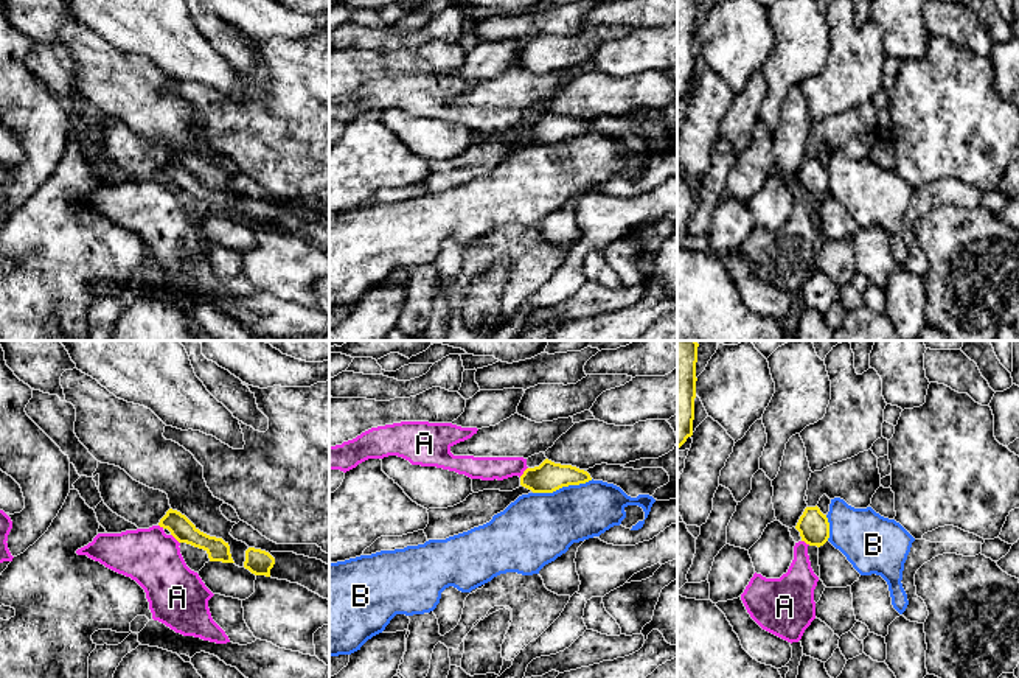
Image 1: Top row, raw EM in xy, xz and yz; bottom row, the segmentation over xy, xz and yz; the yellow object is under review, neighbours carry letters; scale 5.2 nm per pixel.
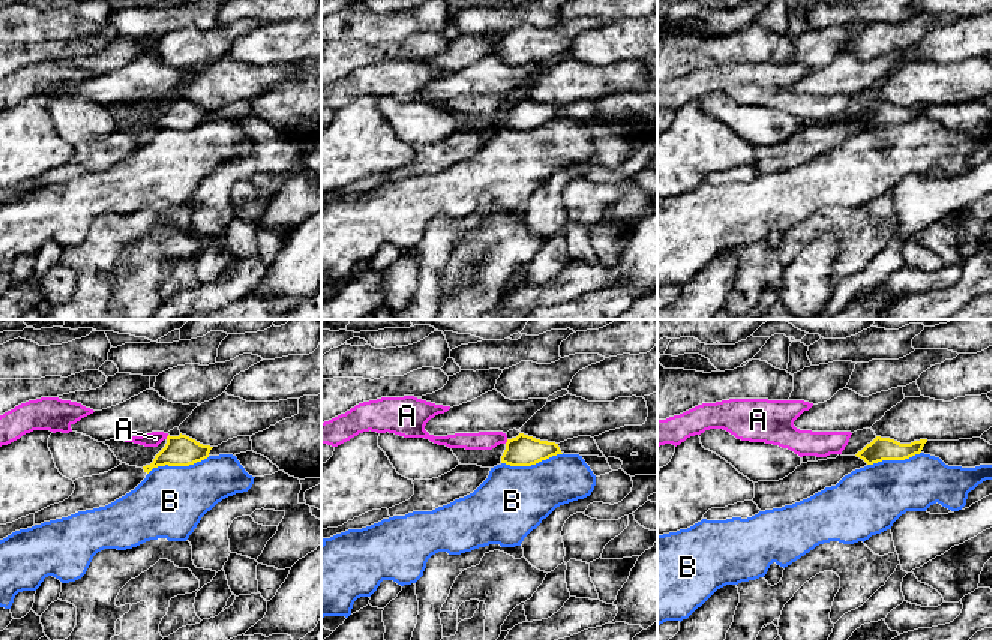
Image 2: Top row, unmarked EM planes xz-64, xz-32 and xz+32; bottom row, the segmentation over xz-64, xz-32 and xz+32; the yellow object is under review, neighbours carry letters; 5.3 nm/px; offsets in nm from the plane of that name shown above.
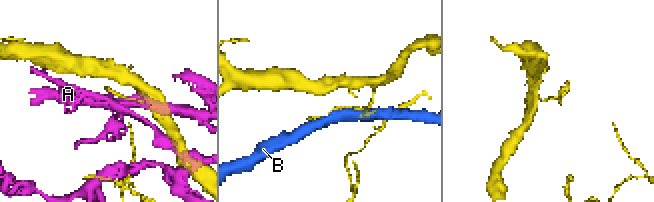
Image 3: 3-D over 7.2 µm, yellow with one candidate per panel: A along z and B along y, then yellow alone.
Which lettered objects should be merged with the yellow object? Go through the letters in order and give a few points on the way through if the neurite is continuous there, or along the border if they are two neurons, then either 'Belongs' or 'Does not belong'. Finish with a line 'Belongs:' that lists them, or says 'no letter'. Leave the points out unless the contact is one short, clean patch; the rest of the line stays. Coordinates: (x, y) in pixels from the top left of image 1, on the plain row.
A: Does not belong
B: Does not belong
Belongs: no letter

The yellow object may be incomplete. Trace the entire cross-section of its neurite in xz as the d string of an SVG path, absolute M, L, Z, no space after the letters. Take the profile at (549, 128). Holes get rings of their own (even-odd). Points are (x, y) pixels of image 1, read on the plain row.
M545 110L539 118L527 120L520 137L533 145L553 145L562 138L592 132L590 126L572 117L561 117Z

